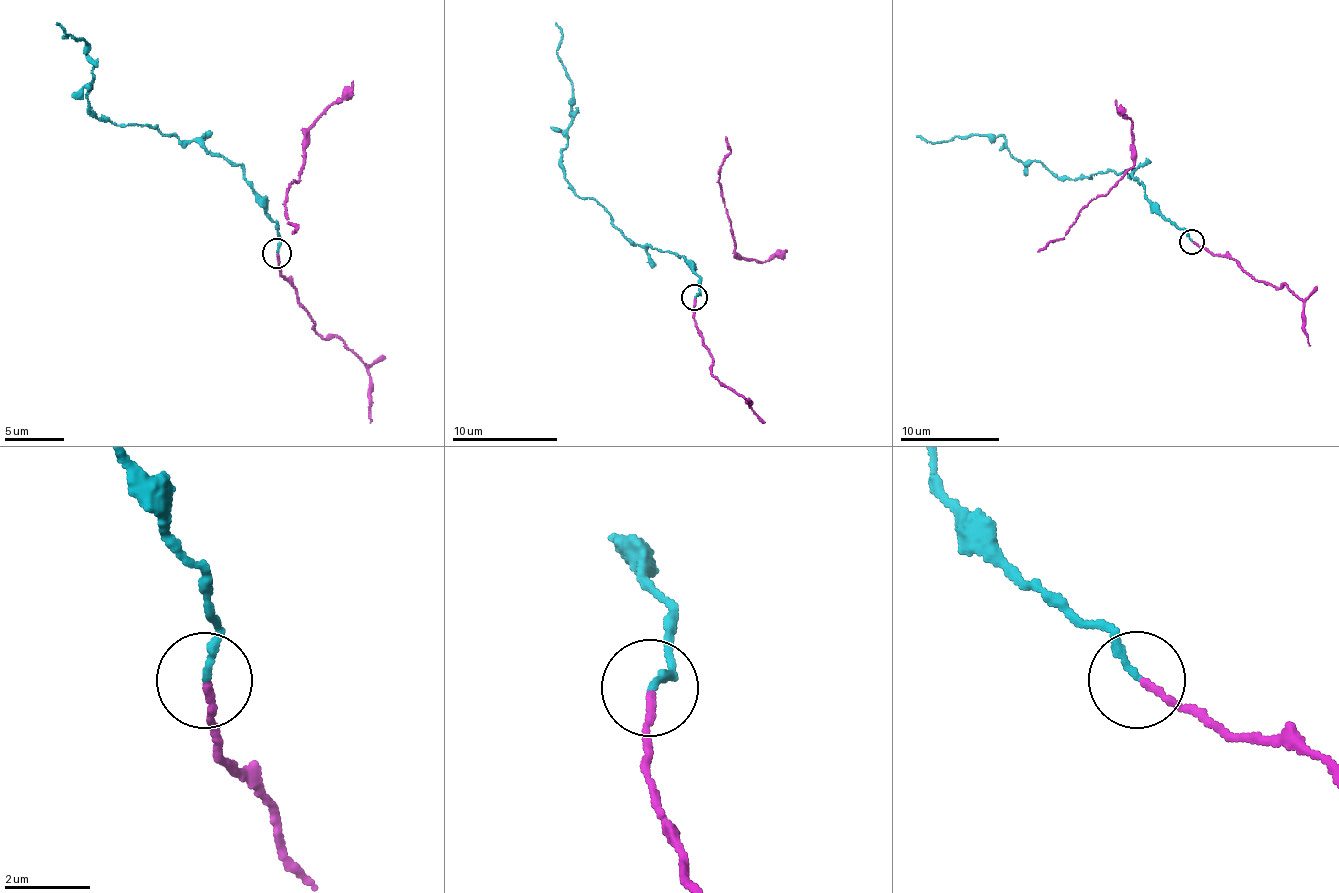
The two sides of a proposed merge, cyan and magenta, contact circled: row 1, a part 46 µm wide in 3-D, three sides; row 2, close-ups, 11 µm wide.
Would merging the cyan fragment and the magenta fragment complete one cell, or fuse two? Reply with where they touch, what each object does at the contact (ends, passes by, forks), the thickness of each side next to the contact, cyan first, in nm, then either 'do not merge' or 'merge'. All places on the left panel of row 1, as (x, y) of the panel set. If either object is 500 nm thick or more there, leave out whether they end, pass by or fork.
(277, 253) | cyan ends | magenta ends | 160/160 nm | merge

